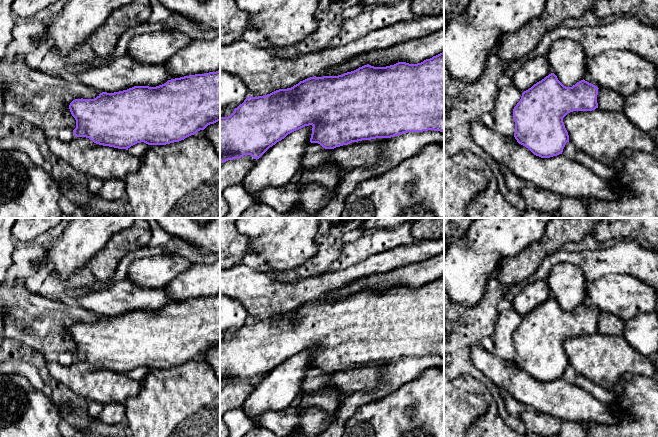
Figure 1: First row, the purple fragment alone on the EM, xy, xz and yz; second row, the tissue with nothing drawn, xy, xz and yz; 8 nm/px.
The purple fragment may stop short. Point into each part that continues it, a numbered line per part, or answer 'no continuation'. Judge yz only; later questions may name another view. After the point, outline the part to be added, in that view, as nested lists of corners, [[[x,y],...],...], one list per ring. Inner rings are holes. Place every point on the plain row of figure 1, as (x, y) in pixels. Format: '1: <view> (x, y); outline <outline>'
1: yz (536, 293); outline [[[538,280],[524,287],[515,296],[512,308],[524,316],[551,297],[547,281]]]

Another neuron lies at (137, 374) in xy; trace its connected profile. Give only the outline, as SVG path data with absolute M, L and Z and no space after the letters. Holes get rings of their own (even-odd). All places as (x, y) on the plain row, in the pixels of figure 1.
M144 366L137 367L131 370L130 372L128 372L128 376L135 381L141 382L144 379L144 377L147 375L149 370L150 369Z

